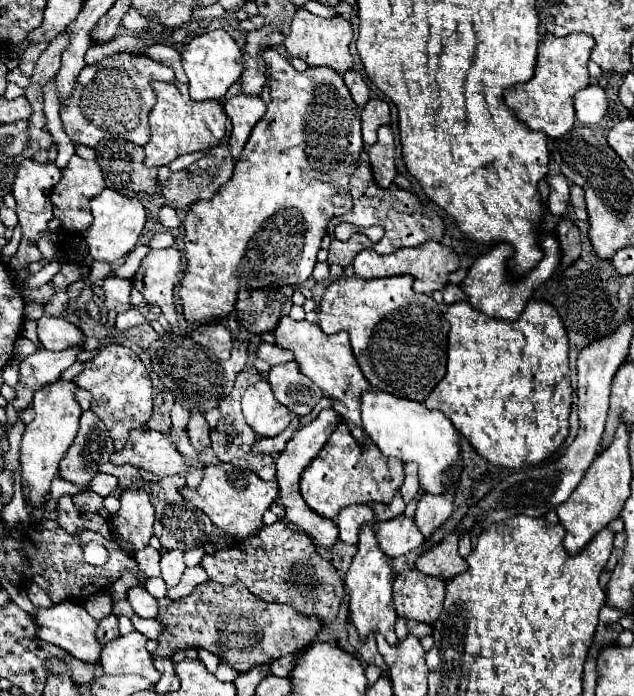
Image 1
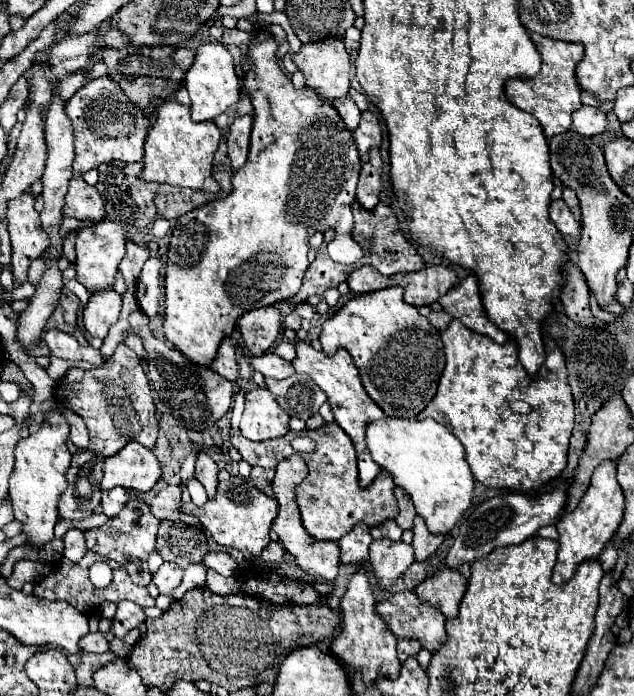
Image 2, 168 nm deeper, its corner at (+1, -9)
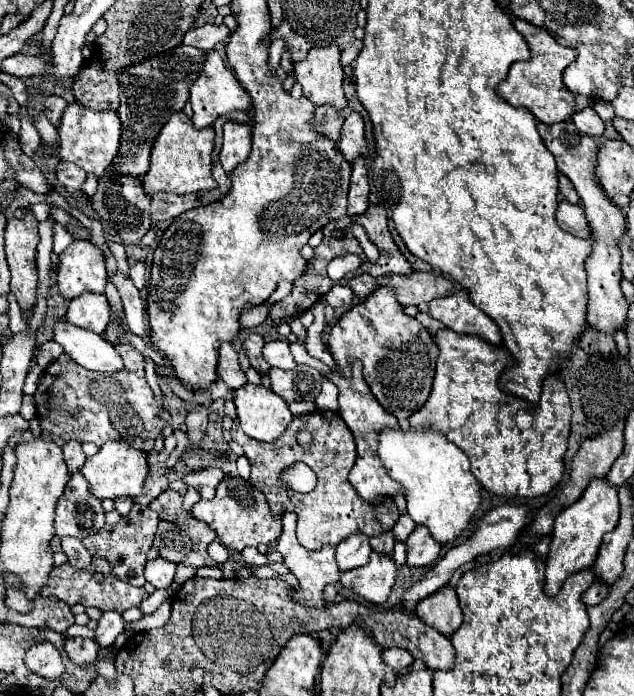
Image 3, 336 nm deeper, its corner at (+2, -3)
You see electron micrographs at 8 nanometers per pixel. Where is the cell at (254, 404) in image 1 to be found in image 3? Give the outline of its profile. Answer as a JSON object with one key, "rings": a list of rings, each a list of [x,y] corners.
{"rings":[[[246,384],[234,392],[238,422],[242,430],[262,442],[274,442],[290,424],[288,404],[270,388]]]}

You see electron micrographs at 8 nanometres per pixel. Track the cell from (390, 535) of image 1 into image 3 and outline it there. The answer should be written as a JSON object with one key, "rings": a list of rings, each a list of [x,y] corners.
{"rings":[[[372,552],[364,568],[340,574],[340,584],[370,604],[384,604],[396,578],[396,564],[384,554]]]}

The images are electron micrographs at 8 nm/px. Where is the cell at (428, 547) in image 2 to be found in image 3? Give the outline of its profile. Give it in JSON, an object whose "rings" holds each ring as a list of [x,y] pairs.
{"rings":[[[416,526],[416,530],[406,540],[406,564],[410,568],[420,568],[432,564],[440,554],[440,544],[434,542],[426,526]]]}

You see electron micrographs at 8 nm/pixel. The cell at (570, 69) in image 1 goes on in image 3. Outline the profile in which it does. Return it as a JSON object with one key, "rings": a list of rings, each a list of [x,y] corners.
{"rings":[[[514,18],[512,22],[514,22],[512,26],[528,42],[532,58],[530,58],[530,62],[516,62],[510,68],[508,78],[496,86],[496,94],[500,98],[504,98],[506,102],[510,102],[512,106],[528,108],[536,116],[536,120],[540,120],[548,126],[568,120],[574,114],[576,102],[574,102],[574,96],[568,92],[568,88],[562,82],[562,72],[570,62],[576,60],[576,50],[560,46],[544,28],[536,28],[530,22],[524,22],[520,18]]]}

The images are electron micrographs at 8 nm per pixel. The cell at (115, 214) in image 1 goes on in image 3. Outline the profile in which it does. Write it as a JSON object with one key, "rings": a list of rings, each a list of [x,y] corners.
{"rings":[[[74,240],[56,266],[56,284],[62,298],[72,300],[84,292],[102,294],[108,274],[104,254],[90,240]]]}

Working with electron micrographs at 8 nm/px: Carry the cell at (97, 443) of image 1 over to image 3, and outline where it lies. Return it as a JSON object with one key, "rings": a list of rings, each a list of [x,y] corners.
{"rings":[[[80,472],[72,474],[70,482],[66,484],[64,496],[58,500],[56,506],[56,520],[54,530],[62,536],[86,538],[88,534],[96,534],[106,524],[106,516],[98,498],[92,498],[88,492],[88,482],[82,478]]]}

